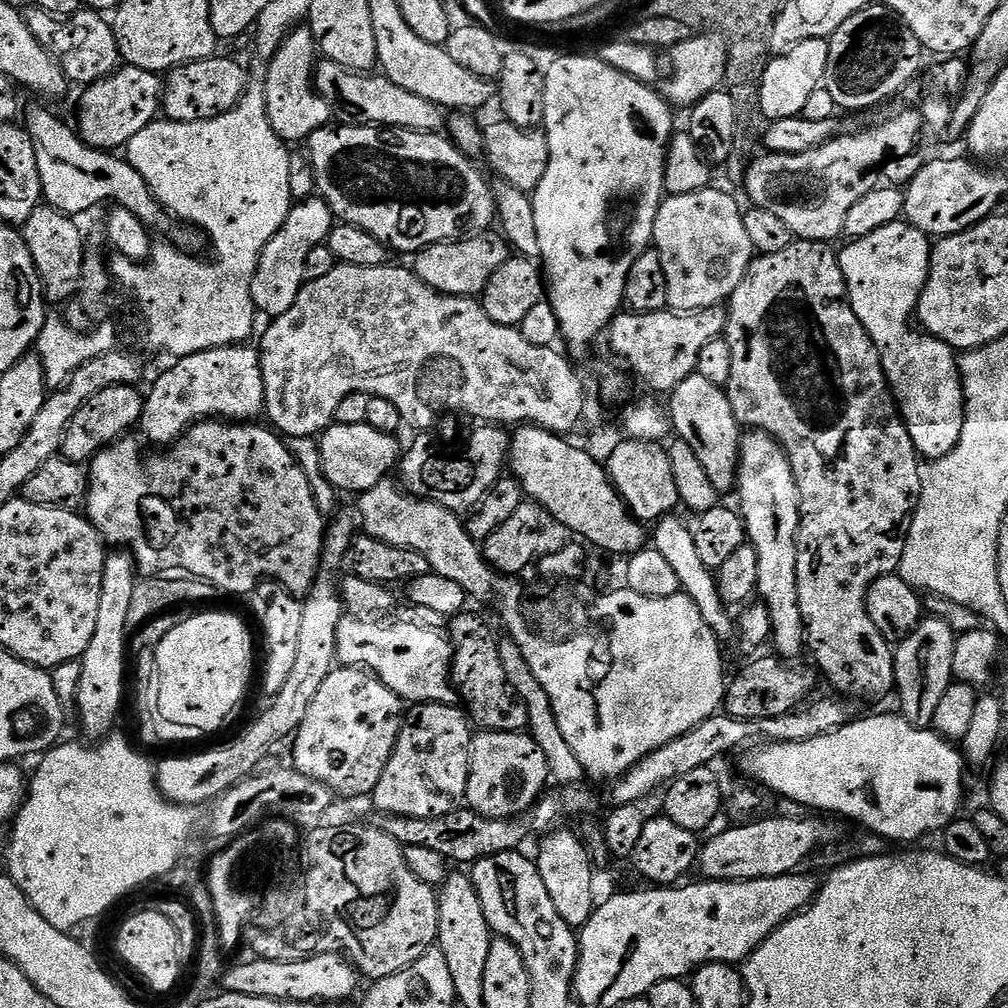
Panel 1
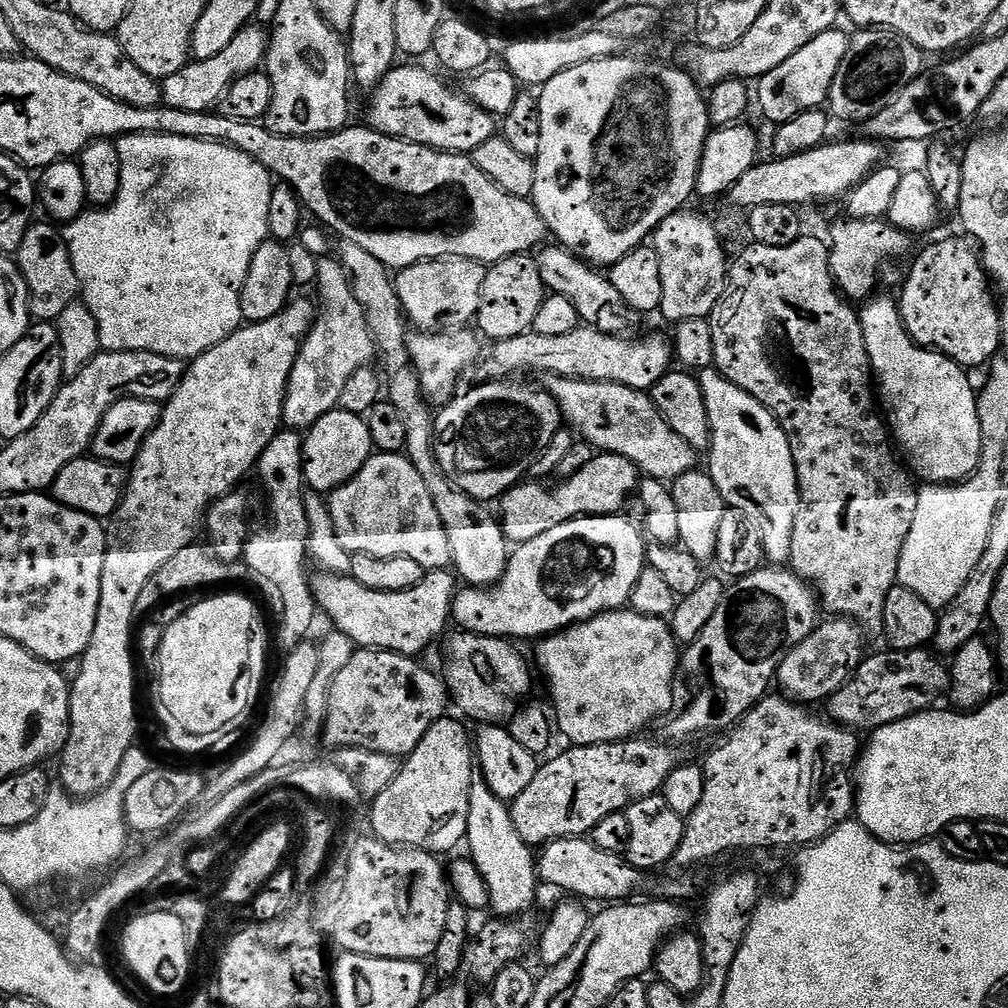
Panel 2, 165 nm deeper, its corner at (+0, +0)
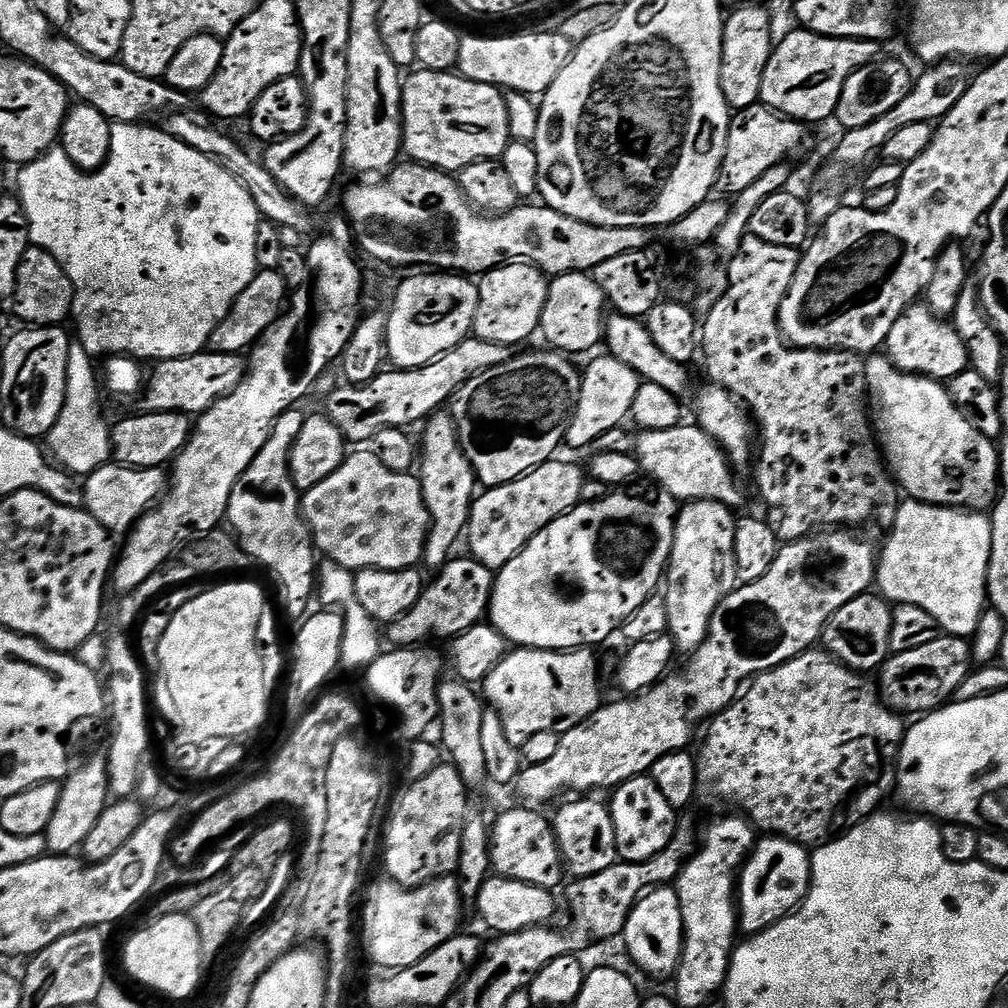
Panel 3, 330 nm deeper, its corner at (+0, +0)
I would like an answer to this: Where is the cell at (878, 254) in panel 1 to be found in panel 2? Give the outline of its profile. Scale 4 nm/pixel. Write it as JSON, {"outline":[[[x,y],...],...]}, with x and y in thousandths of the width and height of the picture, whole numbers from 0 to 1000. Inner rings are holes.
{"outline":[[[866,293],[852,307],[852,312],[855,331],[859,335],[859,347],[865,360],[867,381],[871,386],[871,397],[888,443],[895,452],[897,447],[896,455],[900,463],[921,480],[939,482],[959,476],[968,467],[972,460],[972,451],[976,448],[976,436],[968,402],[970,389],[967,384],[964,386],[964,381],[960,378],[961,370],[936,349],[908,341],[897,325],[890,299],[886,295],[884,298],[881,294]]]}

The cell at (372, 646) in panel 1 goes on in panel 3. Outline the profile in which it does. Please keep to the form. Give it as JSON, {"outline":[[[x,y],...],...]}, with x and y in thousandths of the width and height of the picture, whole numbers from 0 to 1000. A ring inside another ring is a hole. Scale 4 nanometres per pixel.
{"outline":[[[512,643],[486,665],[486,669],[478,676],[478,690],[483,701],[493,706],[498,716],[498,724],[502,724],[502,732],[510,741],[516,742],[530,728],[551,726],[559,728],[569,720],[581,716],[585,708],[597,701],[595,694],[595,663],[591,660],[590,646],[587,643],[573,643],[566,647],[543,647],[537,643]]]}

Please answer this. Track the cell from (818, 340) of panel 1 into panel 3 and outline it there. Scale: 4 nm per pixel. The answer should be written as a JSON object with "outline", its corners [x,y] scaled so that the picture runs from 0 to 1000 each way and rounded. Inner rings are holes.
{"outline":[[[745,232],[740,233],[734,250],[722,262],[722,287],[720,292],[716,292],[712,304],[708,304],[708,308],[704,308],[704,312],[697,314],[696,317],[696,357],[698,353],[698,365],[702,368],[701,376],[705,380],[713,381],[715,385],[719,385],[722,390],[729,393],[738,402],[739,406],[745,410],[749,420],[752,422],[752,451],[748,456],[748,461],[750,460],[750,484],[754,487],[754,492],[758,495],[759,502],[762,503],[760,515],[764,526],[768,526],[768,530],[776,538],[794,536],[798,532],[805,532],[820,525],[822,522],[857,520],[868,508],[870,514],[877,519],[877,522],[881,522],[889,515],[891,500],[891,496],[885,493],[887,477],[879,463],[875,445],[867,432],[866,422],[863,420],[861,410],[863,401],[859,396],[861,380],[857,370],[858,354],[848,349],[830,349],[828,347],[816,349],[811,345],[801,347],[788,345],[780,340],[777,331],[774,329],[776,296],[780,296],[784,280],[794,263],[794,256],[795,251],[789,246],[764,244],[760,240],[756,240],[756,236]]]}

